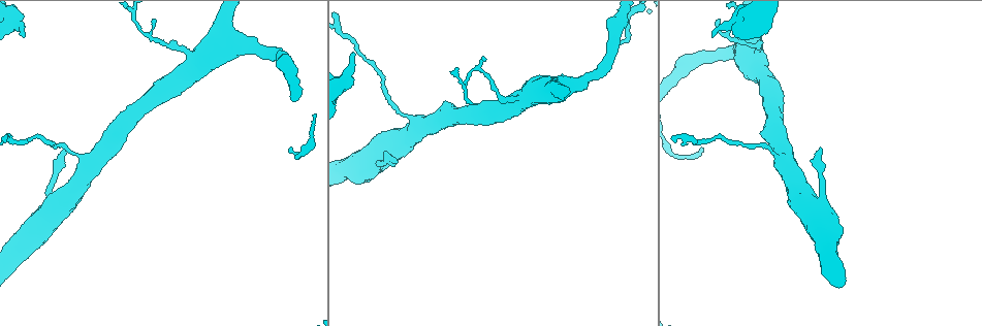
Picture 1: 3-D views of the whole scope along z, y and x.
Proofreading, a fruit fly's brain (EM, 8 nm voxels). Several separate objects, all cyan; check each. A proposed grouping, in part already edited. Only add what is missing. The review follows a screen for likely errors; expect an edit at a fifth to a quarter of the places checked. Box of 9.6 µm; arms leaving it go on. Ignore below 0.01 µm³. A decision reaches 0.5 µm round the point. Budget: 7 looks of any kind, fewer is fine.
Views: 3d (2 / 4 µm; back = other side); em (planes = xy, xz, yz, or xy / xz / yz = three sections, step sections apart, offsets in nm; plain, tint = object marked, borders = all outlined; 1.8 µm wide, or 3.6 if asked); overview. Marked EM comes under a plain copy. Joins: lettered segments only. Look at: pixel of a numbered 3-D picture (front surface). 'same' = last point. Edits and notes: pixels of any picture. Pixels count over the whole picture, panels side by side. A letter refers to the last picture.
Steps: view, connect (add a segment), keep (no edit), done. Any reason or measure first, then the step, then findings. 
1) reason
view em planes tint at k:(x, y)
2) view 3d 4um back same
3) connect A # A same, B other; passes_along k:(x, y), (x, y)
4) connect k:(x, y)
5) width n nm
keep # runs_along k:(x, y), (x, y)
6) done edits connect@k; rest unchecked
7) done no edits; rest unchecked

free end
view 3d 4um at 1:(291, 146)

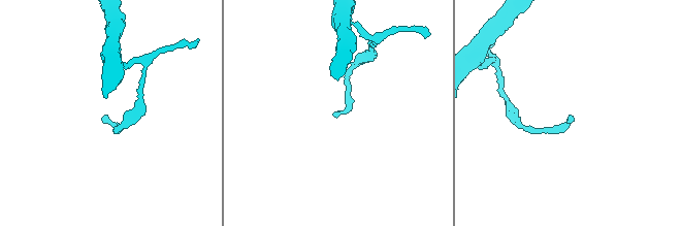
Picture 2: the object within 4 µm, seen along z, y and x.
view em planes borders at 2:(333, 116)

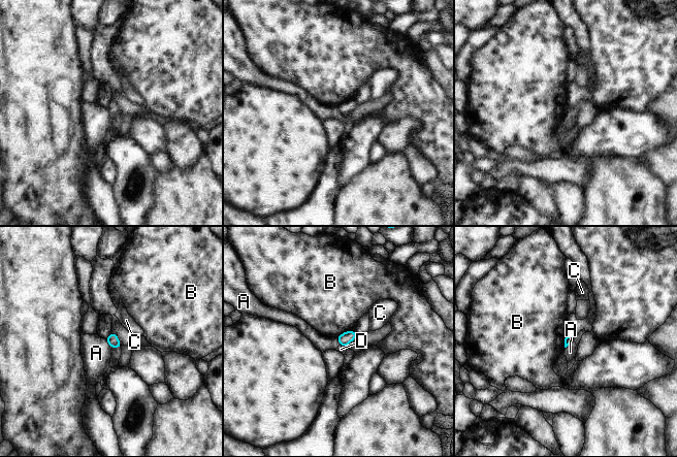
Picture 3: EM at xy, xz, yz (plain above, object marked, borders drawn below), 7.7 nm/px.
keep # A other, B other, C other, D other; border 3:(105, 338), (111, 348); none of them fits

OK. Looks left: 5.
branch stops here
view 3d 4um at 1:(355, 55)

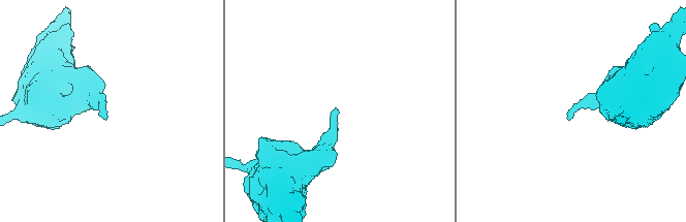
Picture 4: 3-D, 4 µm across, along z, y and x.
need the tissue
view em xy step 4 borders at 4:(569, 119)

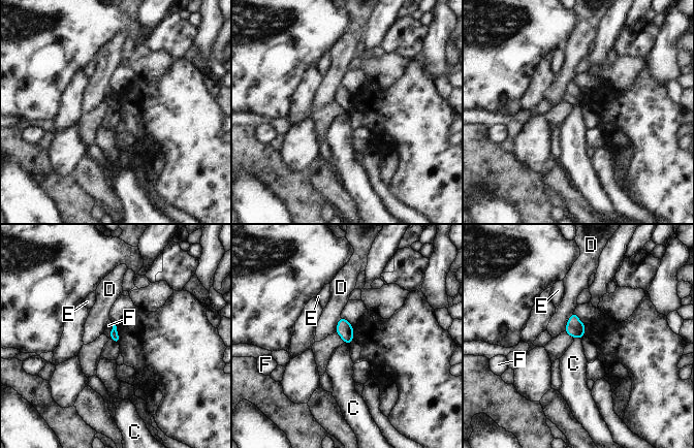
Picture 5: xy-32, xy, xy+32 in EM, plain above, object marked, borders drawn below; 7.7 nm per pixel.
keep # C other, D other, E other, F other; none of them fits

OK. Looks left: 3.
an open end
view 3d 4um at 1:(819, 149)

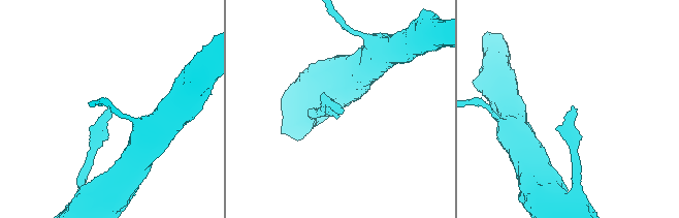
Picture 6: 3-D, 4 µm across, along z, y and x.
shape alone is not enough
view em planes borders at 6:(341, 108)

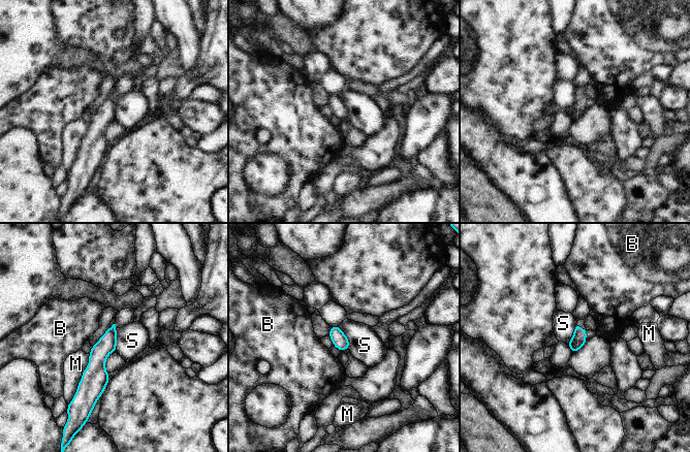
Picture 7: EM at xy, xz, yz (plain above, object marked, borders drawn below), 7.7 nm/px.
keep # B other, M other, S other; runs_along 7:(113, 328), (97, 356), (91, 396); no lettered segment goes on from it

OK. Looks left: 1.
done no edits; rest unchecked

